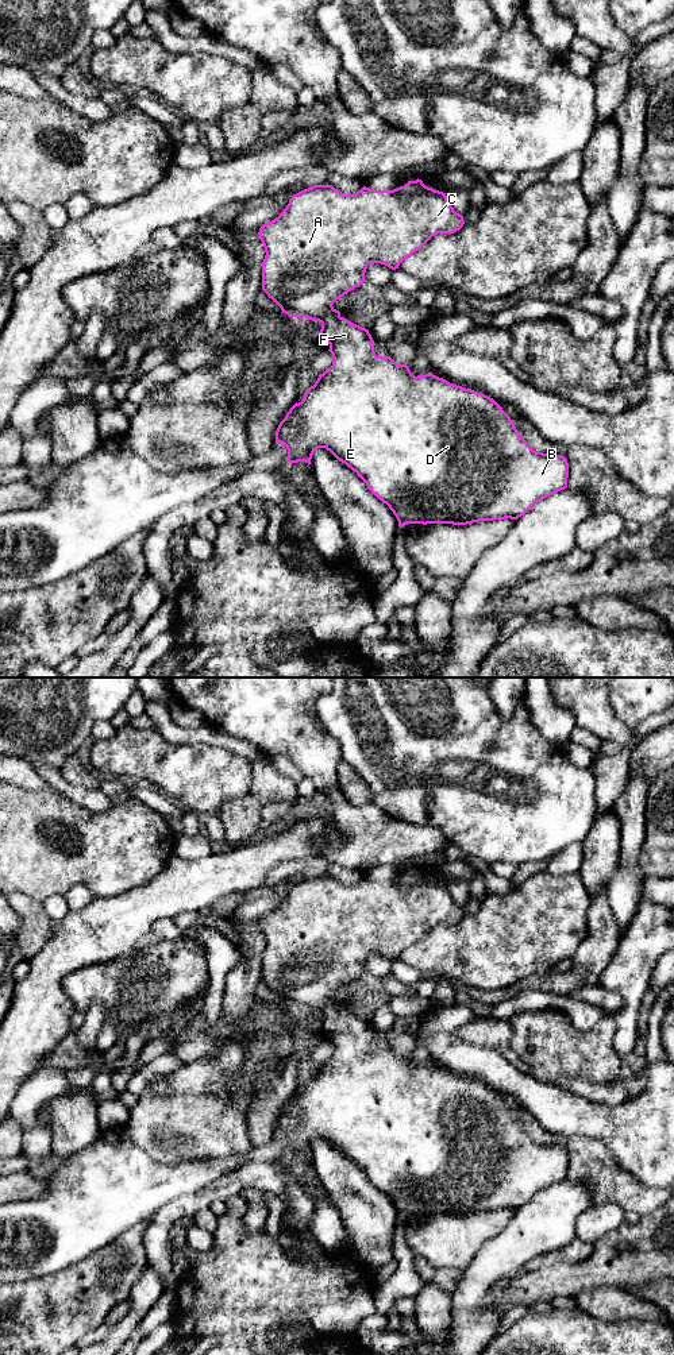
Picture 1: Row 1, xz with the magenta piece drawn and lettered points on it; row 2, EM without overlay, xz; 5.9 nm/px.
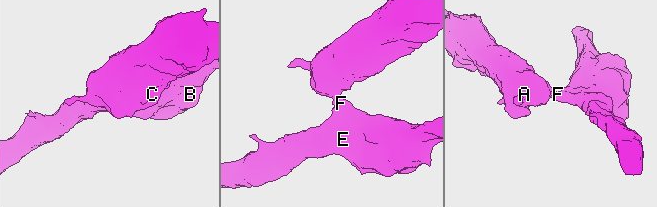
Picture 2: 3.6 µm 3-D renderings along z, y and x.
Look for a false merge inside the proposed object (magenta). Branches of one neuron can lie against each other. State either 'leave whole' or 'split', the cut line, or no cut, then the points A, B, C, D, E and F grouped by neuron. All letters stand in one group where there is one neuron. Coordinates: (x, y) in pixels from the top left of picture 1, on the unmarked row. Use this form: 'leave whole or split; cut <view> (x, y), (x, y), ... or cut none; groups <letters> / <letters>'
leave whole; cut none; groups A B C D E F

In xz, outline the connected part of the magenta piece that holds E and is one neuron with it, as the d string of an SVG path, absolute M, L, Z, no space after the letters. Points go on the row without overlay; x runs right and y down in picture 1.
M421 870L408 872L404 877L393 881L374 881L363 877L361 881L353 885L344 885L335 880L332 876L313 876L292 887L286 899L274 911L263 915L259 919L259 930L265 938L265 950L262 953L262 981L271 989L289 1008L305 1008L321 1015L320 1028L330 1035L330 1043L332 1045L332 1057L319 1066L313 1077L304 1084L304 1090L296 1093L285 1109L280 1113L276 1122L276 1134L286 1138L286 1153L311 1154L312 1146L317 1139L326 1139L339 1153L344 1154L366 1174L367 1180L384 1194L389 1197L398 1212L398 1217L408 1215L452 1215L467 1216L479 1212L493 1211L517 1211L524 1207L532 1197L567 1178L569 1154L565 1147L551 1146L534 1142L529 1135L523 1130L519 1122L515 1119L511 1108L502 1101L502 1099L490 1088L477 1084L471 1080L465 1080L454 1074L447 1073L443 1069L434 1066L432 1063L415 1068L407 1055L396 1054L390 1047L377 1047L374 1043L374 1031L369 1024L369 1020L362 1019L347 1010L340 1007L332 995L361 977L365 972L365 964L370 954L381 954L392 961L398 960L400 954L420 941L432 927L438 924L454 924L459 922L465 915L463 907L457 904L447 891L446 884L428 879Z

